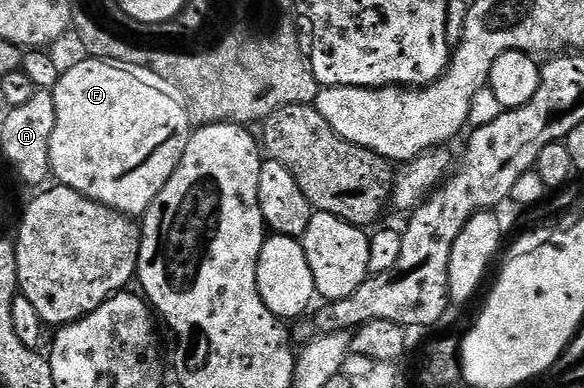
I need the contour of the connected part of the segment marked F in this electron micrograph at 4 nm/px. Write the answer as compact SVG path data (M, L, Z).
M85 56L82 59L82 62L75 63L70 70L68 68L62 69L60 80L53 85L55 132L51 132L51 168L49 169L49 173L60 185L71 188L75 192L79 192L83 196L87 196L107 208L118 210L120 214L144 216L151 208L155 196L159 196L159 192L163 192L167 180L171 180L175 168L183 160L183 152L187 148L191 133L189 114L185 110L185 105L174 97L168 89L162 88L160 85L157 85L157 87L152 86L149 82L144 82L137 75L140 73L134 72L132 69L126 68L116 62L104 62L102 58Z

